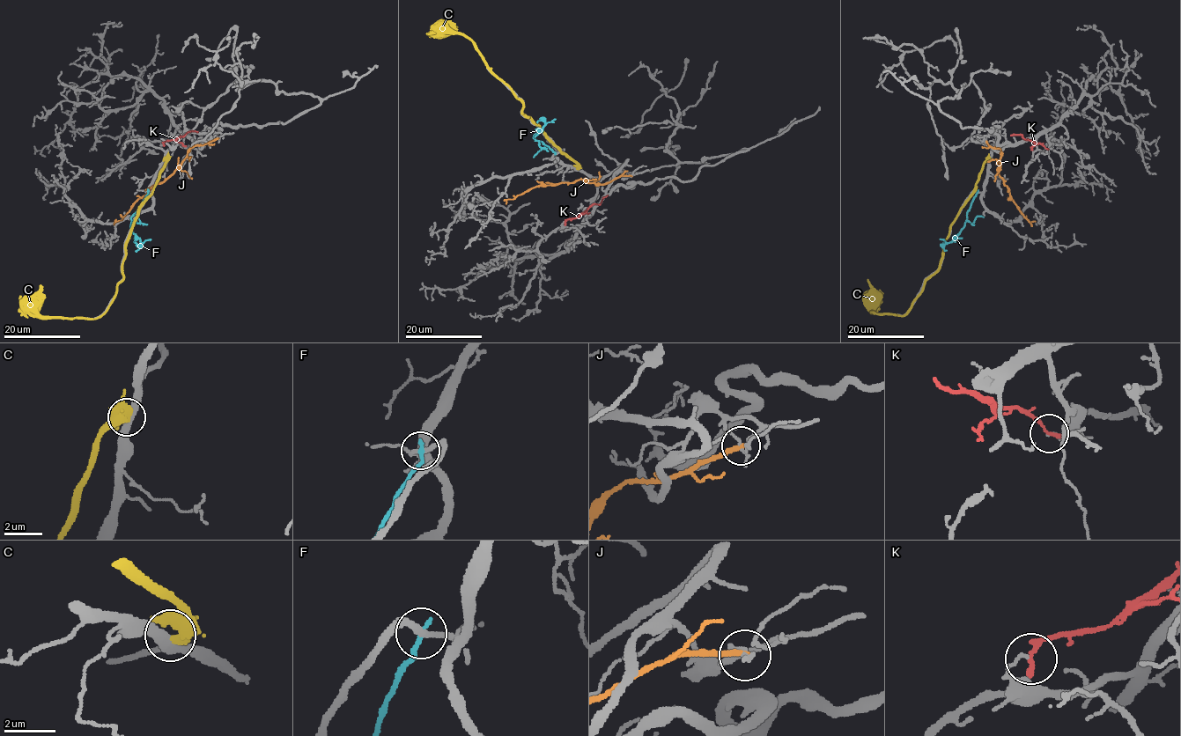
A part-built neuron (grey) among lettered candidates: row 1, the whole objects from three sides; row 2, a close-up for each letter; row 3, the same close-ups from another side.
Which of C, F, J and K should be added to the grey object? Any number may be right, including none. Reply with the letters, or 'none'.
none

